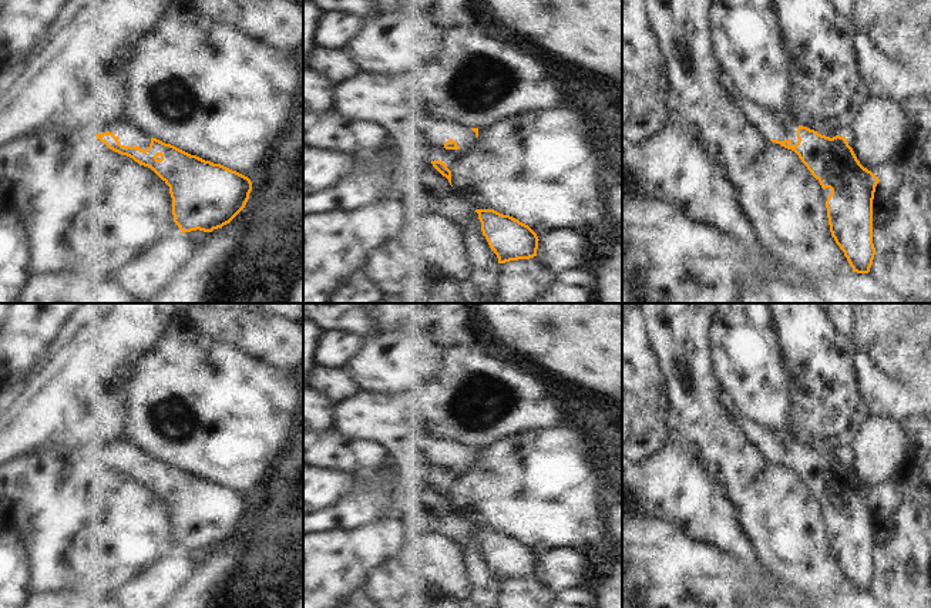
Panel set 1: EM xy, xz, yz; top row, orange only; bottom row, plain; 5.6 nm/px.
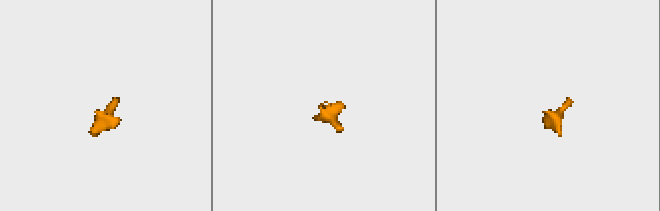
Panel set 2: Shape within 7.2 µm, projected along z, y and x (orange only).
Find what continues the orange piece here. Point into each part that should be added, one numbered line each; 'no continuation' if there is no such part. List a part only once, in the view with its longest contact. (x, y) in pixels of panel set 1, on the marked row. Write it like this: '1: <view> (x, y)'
1: yz (772, 124)

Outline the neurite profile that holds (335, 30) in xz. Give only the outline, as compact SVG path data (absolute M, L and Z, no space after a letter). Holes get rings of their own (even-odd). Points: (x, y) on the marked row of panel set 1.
M339 11L323 13L313 34L315 46L344 48L364 24L366 17Z

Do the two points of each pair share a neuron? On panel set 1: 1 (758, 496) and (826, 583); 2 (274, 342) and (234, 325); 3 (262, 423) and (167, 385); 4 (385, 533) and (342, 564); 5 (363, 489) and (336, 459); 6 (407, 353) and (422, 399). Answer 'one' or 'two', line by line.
1: one
2: one
3: one
4: one
5: two
6: two

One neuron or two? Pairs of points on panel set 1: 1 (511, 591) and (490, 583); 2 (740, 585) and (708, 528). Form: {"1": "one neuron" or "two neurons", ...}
{"1": "two neurons", "2": "two neurons"}

